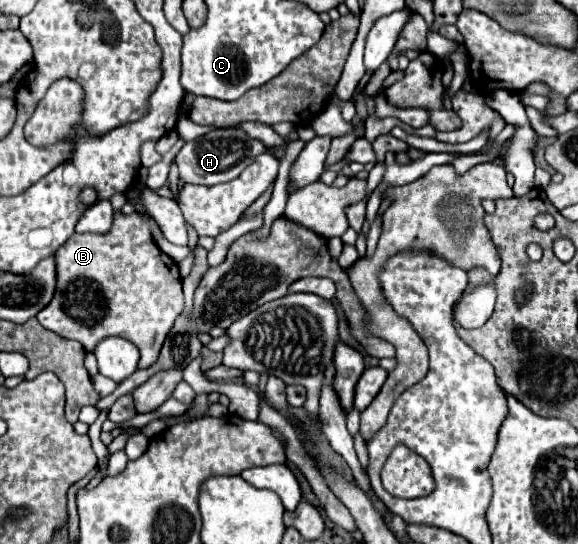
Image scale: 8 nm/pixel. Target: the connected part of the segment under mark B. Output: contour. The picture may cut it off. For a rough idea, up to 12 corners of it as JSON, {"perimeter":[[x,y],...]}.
{"perimeter":[[147,218],[57,250],[43,328],[87,350],[109,336],[159,358],[179,268]]}

